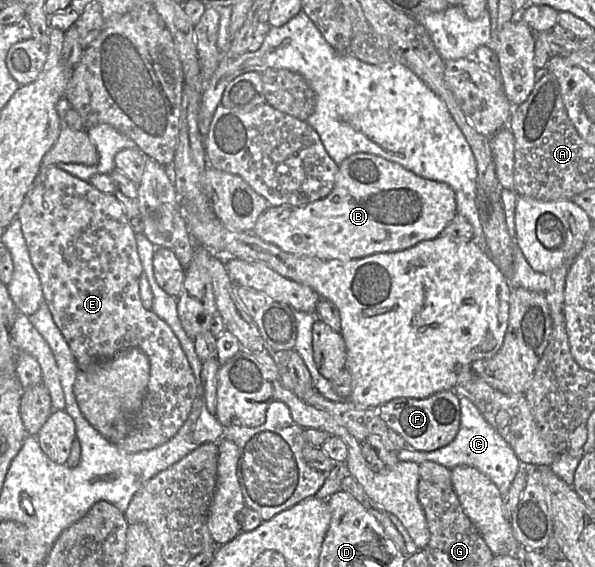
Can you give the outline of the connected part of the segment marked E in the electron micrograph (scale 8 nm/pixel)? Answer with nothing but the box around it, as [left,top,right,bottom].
[17,166,197,453]

